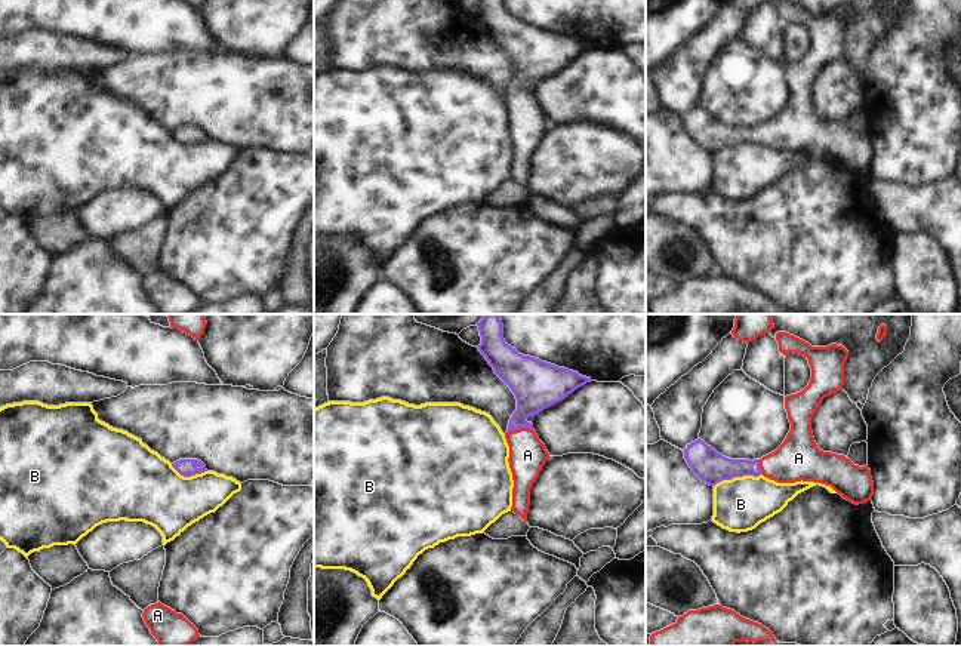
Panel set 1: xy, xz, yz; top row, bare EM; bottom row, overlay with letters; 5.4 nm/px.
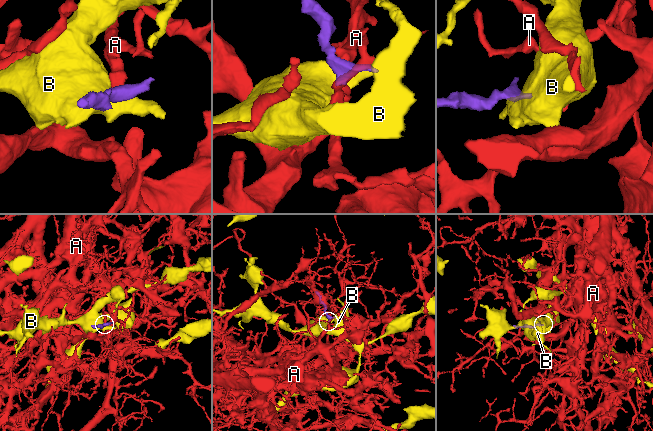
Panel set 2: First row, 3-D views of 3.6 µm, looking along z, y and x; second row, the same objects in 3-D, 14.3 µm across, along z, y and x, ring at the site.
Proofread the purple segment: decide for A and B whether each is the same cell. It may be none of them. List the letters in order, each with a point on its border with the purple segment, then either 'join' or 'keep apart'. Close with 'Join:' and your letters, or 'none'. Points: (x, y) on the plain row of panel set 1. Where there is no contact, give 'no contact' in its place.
A: contact xz (520, 95); join
B: contact yz (738, 144); keep apart
Join: A

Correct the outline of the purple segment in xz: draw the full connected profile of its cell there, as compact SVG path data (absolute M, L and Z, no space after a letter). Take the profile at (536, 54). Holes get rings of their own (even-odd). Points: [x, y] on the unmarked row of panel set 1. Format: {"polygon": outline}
{"polygon": "M480 0L480 4L478 19L517 67L517 79L505 101L514 148L511 179L527 190L530 157L549 121L533 98L533 92L526 87L564 68L575 58L591 50L591 46L520 22L505 10L503 0Z"}

